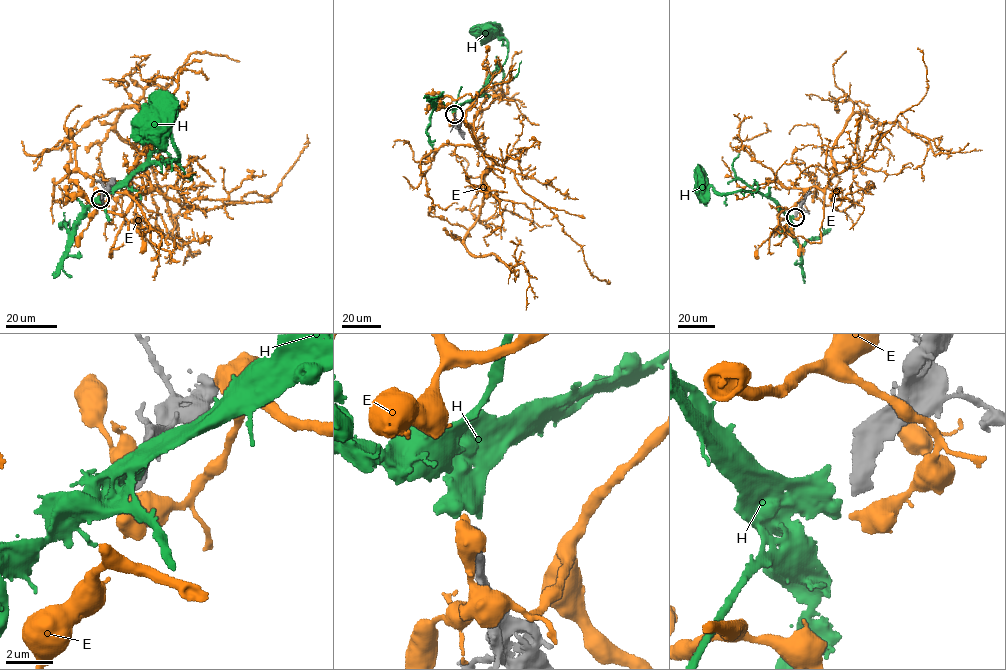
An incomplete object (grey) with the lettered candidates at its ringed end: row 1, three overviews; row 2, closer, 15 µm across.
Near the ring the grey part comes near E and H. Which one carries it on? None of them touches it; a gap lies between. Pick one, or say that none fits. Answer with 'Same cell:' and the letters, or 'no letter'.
Same cell: H

